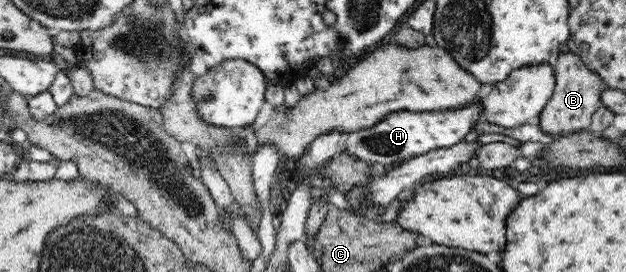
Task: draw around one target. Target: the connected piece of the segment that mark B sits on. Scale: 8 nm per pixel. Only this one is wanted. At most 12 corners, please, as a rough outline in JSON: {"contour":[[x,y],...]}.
{"contour":[[576,54],[557,56],[536,123],[555,138],[581,132],[605,87]]}

